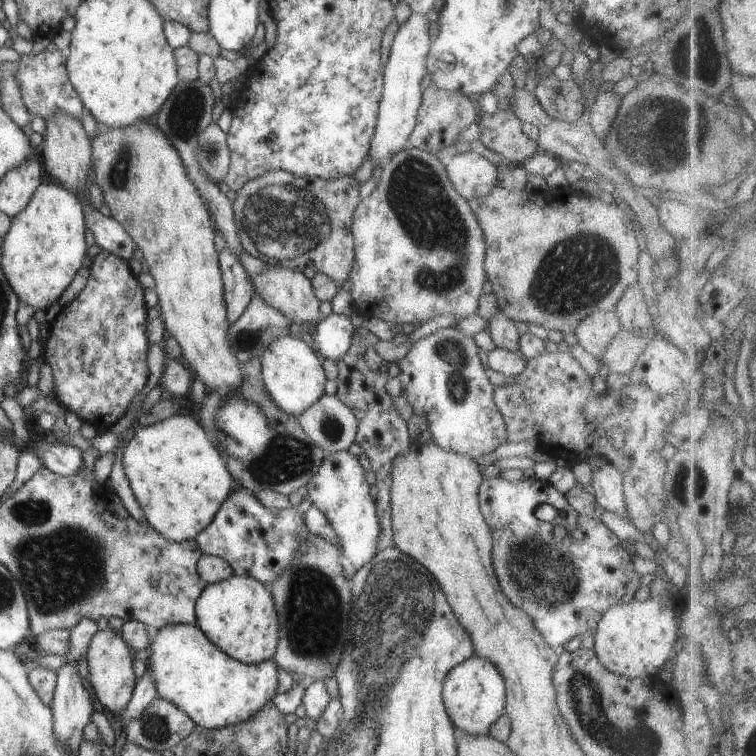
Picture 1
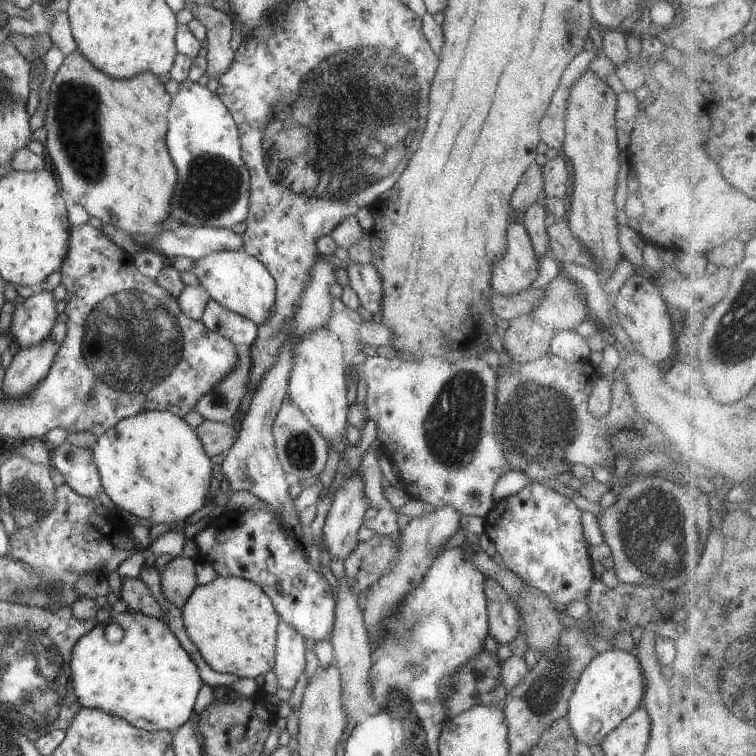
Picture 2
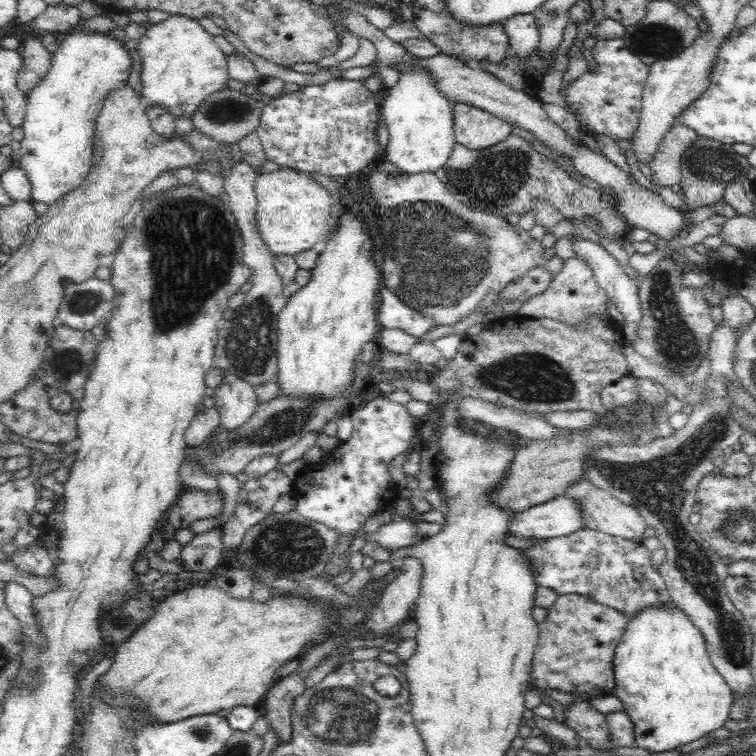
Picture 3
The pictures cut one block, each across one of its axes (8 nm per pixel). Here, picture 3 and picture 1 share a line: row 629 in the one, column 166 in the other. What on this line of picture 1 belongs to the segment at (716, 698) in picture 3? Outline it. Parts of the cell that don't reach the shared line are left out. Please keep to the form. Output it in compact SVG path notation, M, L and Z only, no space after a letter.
M166 625L150 635L145 667L150 666L159 697L169 700L203 729L247 721L276 695L277 666L268 659L244 664L220 652L195 625Z

